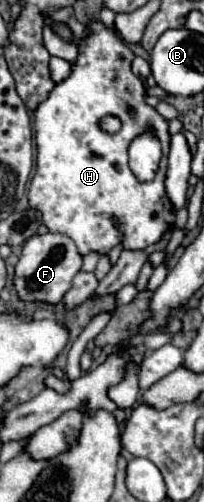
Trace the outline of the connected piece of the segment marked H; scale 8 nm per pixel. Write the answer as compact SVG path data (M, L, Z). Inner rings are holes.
M92 22L90 32L78 48L80 56L72 64L70 76L56 84L48 100L36 108L38 156L28 200L32 210L42 212L42 224L50 232L70 236L76 242L80 256L90 252L104 256L118 244L124 250L144 250L174 224L176 210L164 188L170 148L168 122L144 104L144 84L130 70L134 58L130 48L102 22ZM128 94L140 94L138 116L128 114ZM106 116L120 118L120 132L110 134L100 128L100 120ZM144 130L150 130L162 144L160 168L152 182L136 182L128 166L128 146Z

